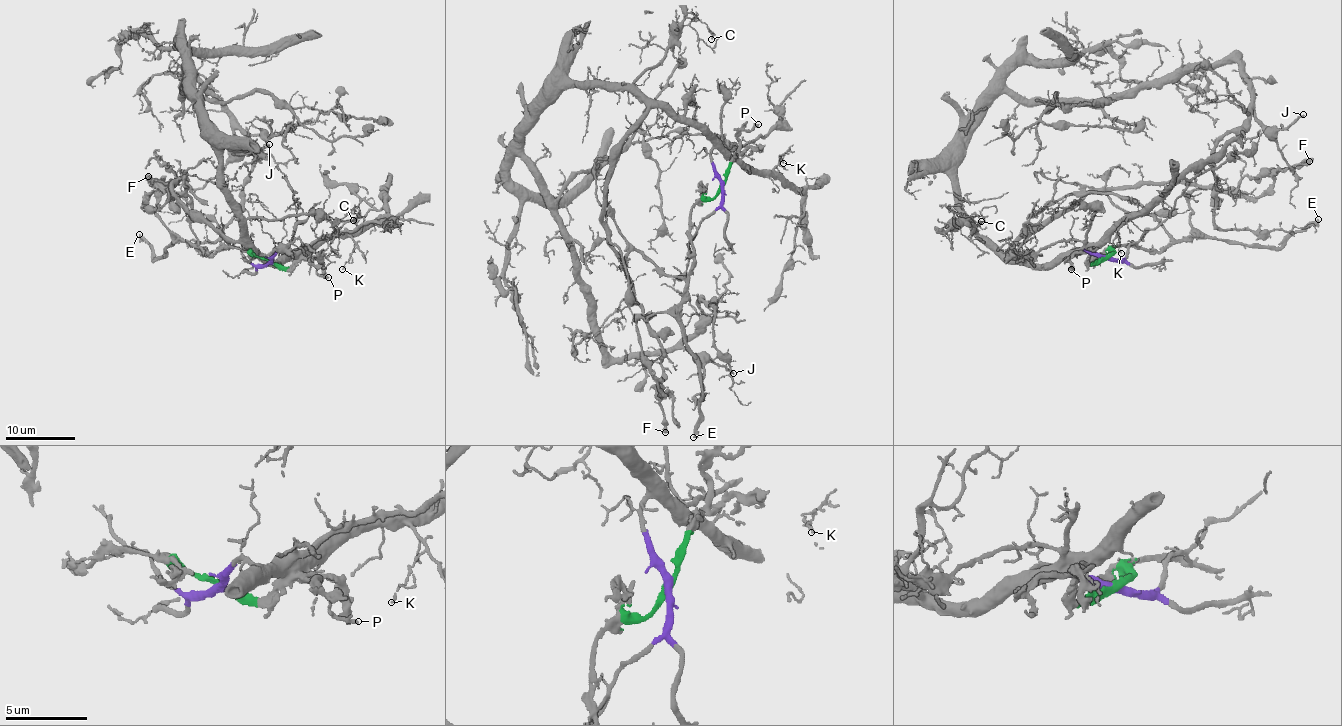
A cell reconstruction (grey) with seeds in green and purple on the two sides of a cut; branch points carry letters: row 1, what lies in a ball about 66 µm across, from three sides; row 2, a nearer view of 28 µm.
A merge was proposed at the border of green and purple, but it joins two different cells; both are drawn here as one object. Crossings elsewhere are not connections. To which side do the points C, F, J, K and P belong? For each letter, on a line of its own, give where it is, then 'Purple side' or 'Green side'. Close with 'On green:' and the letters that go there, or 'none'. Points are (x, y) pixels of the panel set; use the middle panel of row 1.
C: Place: (711, 39). Purple side
F: Place: (665, 432). Purple side
J: Place: (733, 373). Purple side
K: Place: (783, 163). Purple side
P: Place: (758, 124). Green side
On green: P

